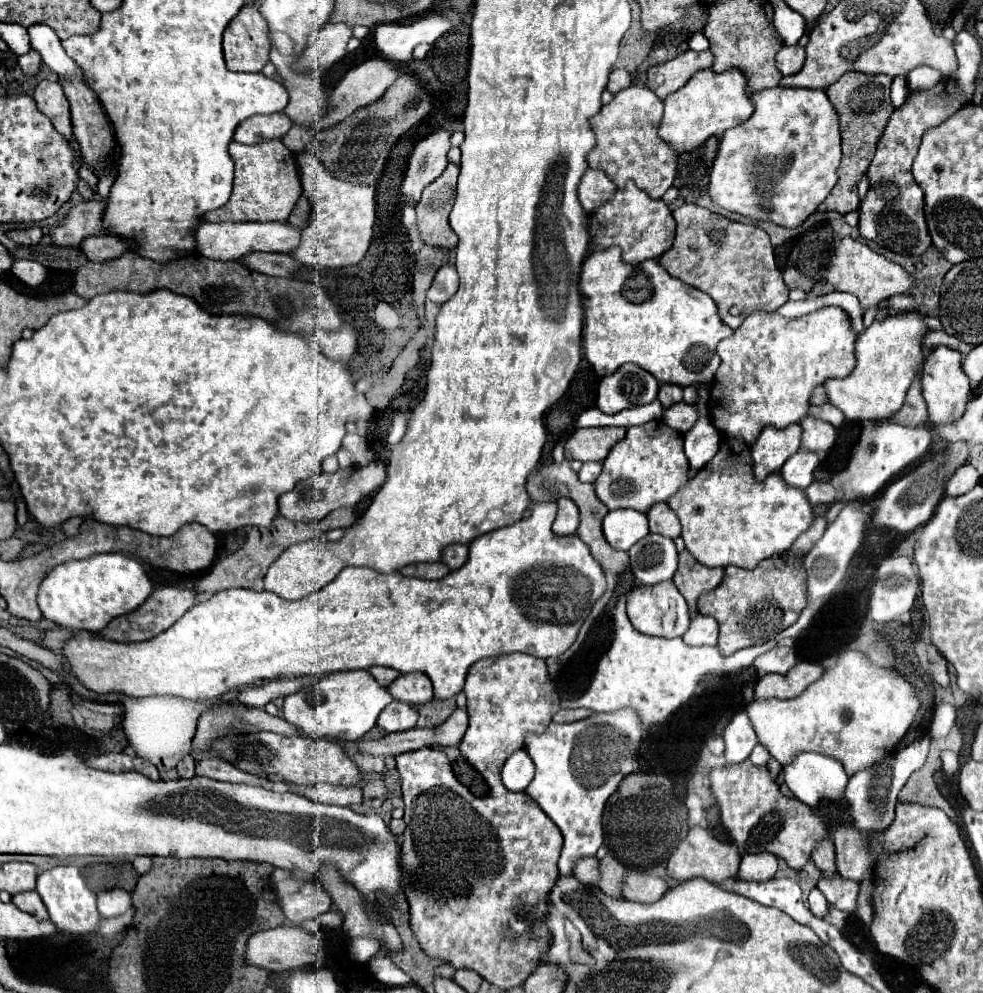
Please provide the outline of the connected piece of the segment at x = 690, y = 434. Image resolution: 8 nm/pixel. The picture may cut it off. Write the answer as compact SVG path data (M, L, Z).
M700 386L698 390L698 412L700 420L684 434L684 452L690 462L690 470L700 470L706 466L706 462L718 452L720 446L720 434L714 428L714 424L706 418L706 402L708 402L708 390Z

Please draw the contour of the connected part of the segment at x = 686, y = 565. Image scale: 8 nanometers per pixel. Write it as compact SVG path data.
M684 550L678 556L678 570L674 574L674 584L686 598L692 614L696 614L696 600L700 594L714 590L724 576L724 568L708 568L696 562L696 558Z

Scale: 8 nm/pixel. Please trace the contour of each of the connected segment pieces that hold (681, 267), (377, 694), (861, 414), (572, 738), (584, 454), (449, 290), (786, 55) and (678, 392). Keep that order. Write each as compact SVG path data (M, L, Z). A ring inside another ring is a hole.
M682 204L672 216L676 220L676 238L658 262L670 276L712 296L720 318L730 328L738 328L752 312L774 312L788 300L788 286L774 260L770 238L762 228L732 222L696 204Z
M344 670L318 678L314 684L286 696L284 718L306 732L314 740L344 740L356 742L376 724L378 714L392 702L392 696L382 688L368 670Z
M908 310L884 320L874 320L856 342L856 368L846 378L824 382L828 402L844 412L848 420L888 420L904 406L906 392L914 382L924 356L924 340L928 334L924 316L918 310Z
M618 710L610 714L592 714L572 724L550 722L544 734L526 738L526 752L536 764L536 776L526 788L526 794L542 806L564 836L558 860L560 876L570 876L580 858L594 856L602 846L604 804L618 788L624 774L638 768L636 752L642 736L646 736L646 730L640 726L638 714L634 710Z
M576 428L564 442L566 458L580 462L602 462L610 448L624 438L624 434L624 428Z
M446 264L436 272L434 282L428 290L428 300L432 300L434 304L444 304L446 300L450 300L456 294L456 290L458 290L456 268Z
M782 46L780 52L776 54L776 66L784 76L796 74L804 66L804 48L802 46Z
M662 384L658 390L658 400L662 408L670 408L670 404L676 404L682 400L682 388L676 384Z

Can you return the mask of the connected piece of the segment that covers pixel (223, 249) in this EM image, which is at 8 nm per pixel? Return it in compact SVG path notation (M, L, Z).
M200 222L196 228L196 252L214 260L237 261L249 252L280 252L290 254L300 244L300 230L288 222Z

